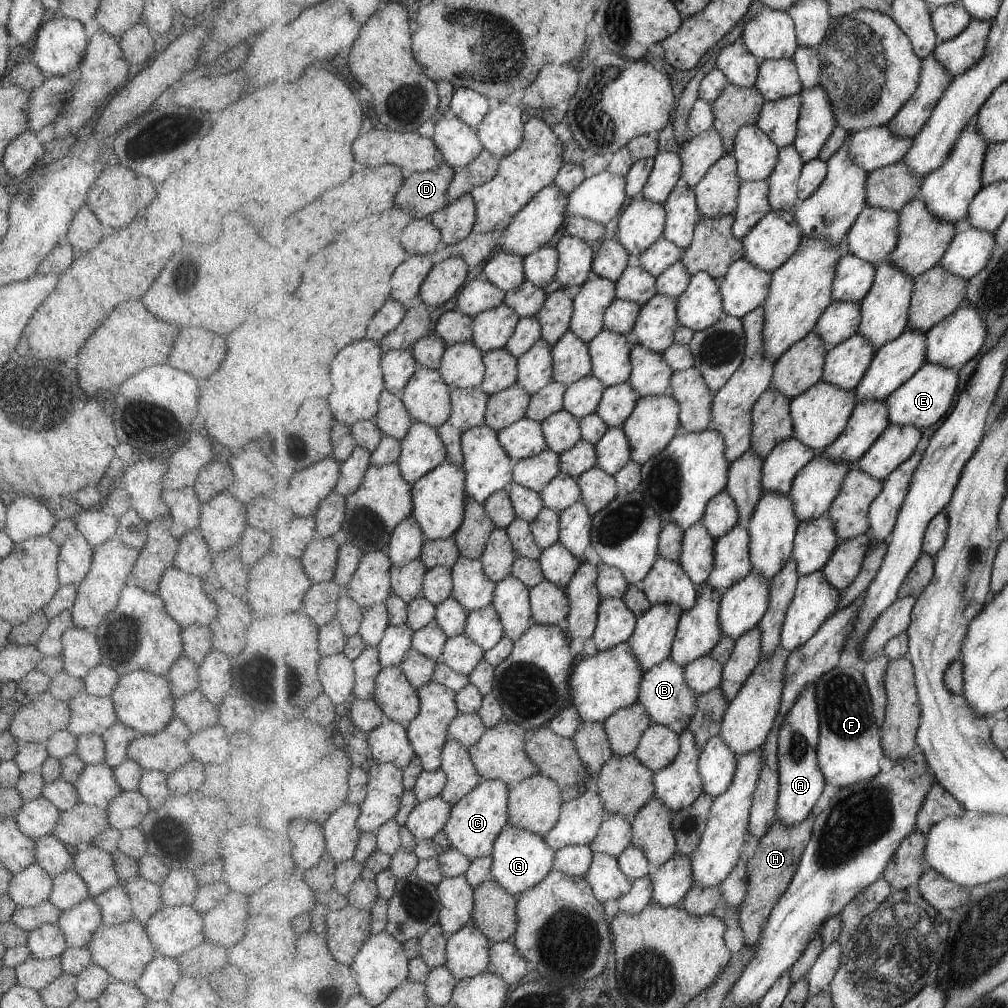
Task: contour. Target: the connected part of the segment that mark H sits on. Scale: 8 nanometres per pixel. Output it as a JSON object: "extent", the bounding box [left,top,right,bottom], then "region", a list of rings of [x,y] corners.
{"extent":[739,813,816,948],"region":[[[813,813],[797,826],[785,826],[781,820],[773,820],[769,834],[765,836],[765,839],[755,843],[755,853],[749,860],[747,898],[739,907],[739,922],[745,932],[745,944],[749,948],[755,948],[757,944],[760,944],[767,920],[769,920],[769,916],[772,916],[773,908],[777,907],[780,899],[792,884],[797,868],[800,867],[801,858],[804,856],[805,848],[808,848],[809,842],[813,839],[813,822],[815,820],[816,816]]]}

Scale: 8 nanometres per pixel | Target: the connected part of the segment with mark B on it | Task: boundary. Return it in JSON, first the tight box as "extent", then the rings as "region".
{"extent":[639,660,700,734],"region":[[[665,660],[659,666],[644,672],[644,680],[641,680],[641,693],[639,701],[649,712],[653,724],[663,724],[679,734],[688,730],[693,716],[697,715],[700,706],[697,704],[698,696],[685,680],[685,668],[677,664],[675,660]]]}

